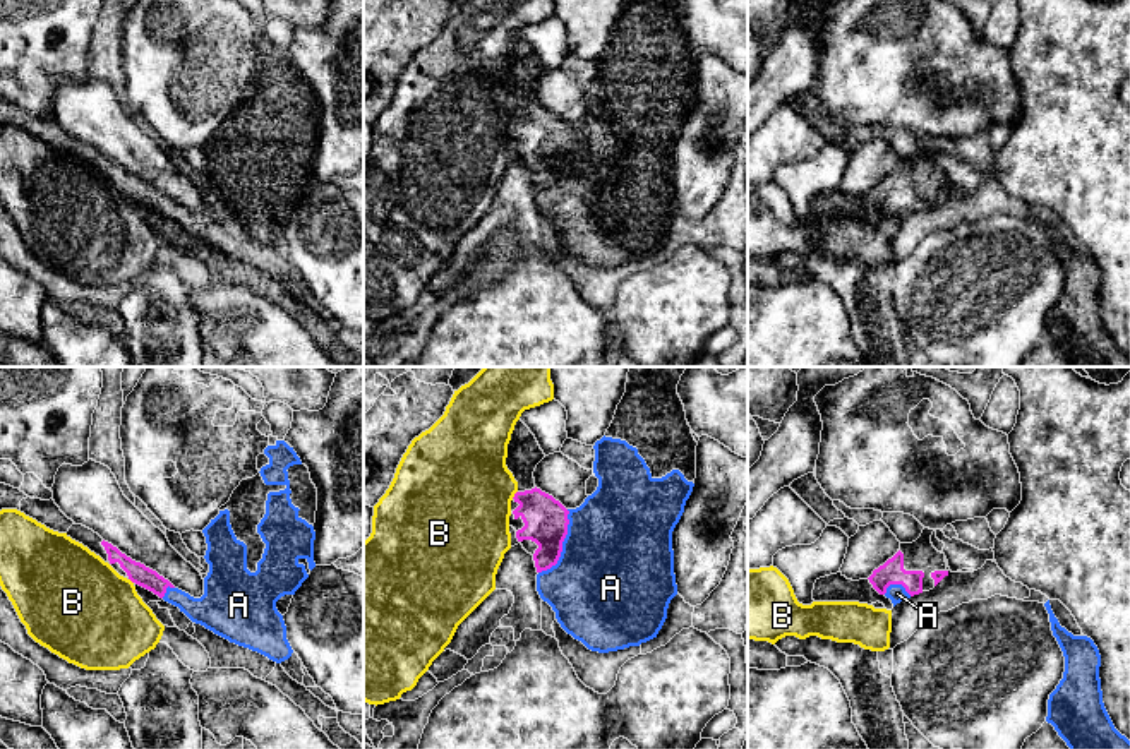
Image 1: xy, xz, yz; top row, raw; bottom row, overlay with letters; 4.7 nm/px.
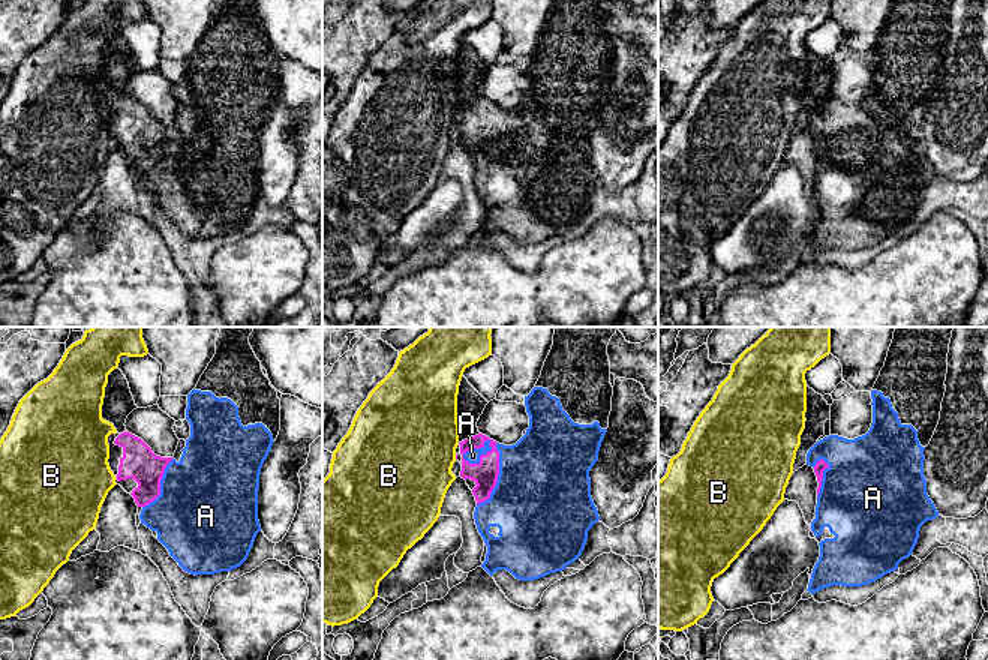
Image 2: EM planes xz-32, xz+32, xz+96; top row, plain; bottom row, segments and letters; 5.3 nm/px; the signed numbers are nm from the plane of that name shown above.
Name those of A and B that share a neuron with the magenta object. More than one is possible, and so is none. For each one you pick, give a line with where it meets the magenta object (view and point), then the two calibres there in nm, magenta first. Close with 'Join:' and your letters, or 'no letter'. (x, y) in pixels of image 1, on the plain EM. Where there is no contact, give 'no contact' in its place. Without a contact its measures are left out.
Join: no letter

